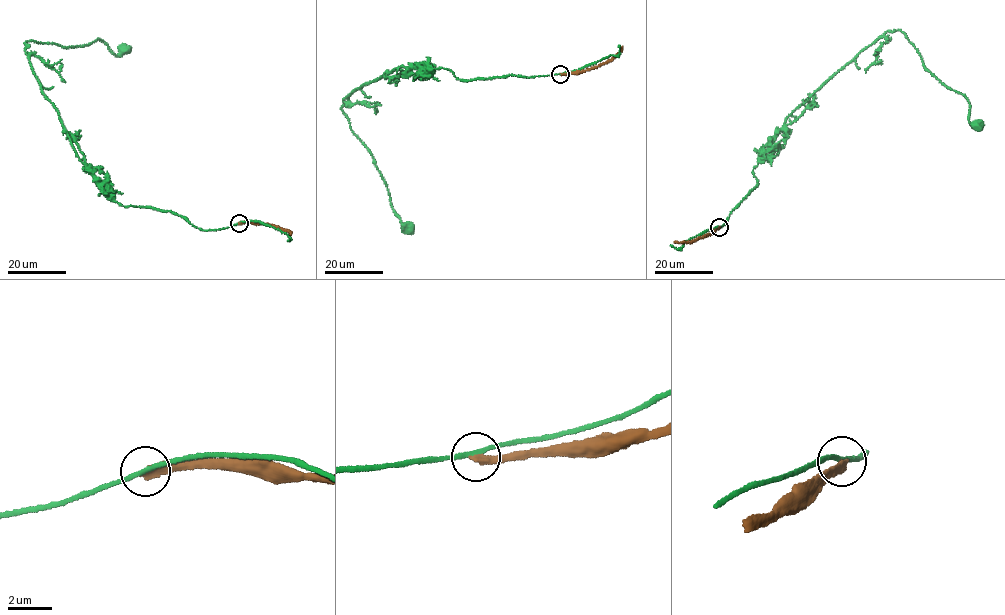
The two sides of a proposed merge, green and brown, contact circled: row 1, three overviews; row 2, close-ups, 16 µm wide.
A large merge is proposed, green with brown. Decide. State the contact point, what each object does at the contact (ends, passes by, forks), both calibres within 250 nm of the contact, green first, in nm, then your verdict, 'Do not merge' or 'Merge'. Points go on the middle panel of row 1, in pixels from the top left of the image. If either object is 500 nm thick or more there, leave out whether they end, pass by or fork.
Place: (560, 74). At the ring green passes by. At the ring brown ends. Thickness 200 nm (green) against 360 nm. Do not merge

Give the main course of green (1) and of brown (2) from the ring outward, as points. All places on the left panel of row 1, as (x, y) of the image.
1: (239, 223), (199, 229), (114, 202), (24, 49), (98, 38), (123, 49)
2: (239, 223), (274, 225), (291, 233)

